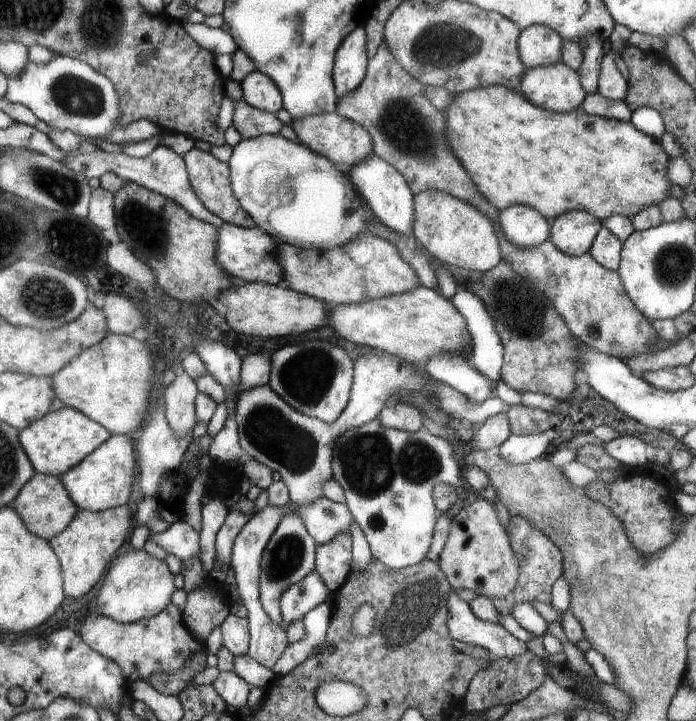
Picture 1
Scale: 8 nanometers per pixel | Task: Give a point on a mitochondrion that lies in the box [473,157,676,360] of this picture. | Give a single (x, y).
(498, 293)

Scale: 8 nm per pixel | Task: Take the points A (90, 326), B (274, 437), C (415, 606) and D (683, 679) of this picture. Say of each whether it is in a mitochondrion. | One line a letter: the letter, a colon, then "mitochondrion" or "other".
A: mitochondrion
B: mitochondrion
C: mitochondrion
D: other

